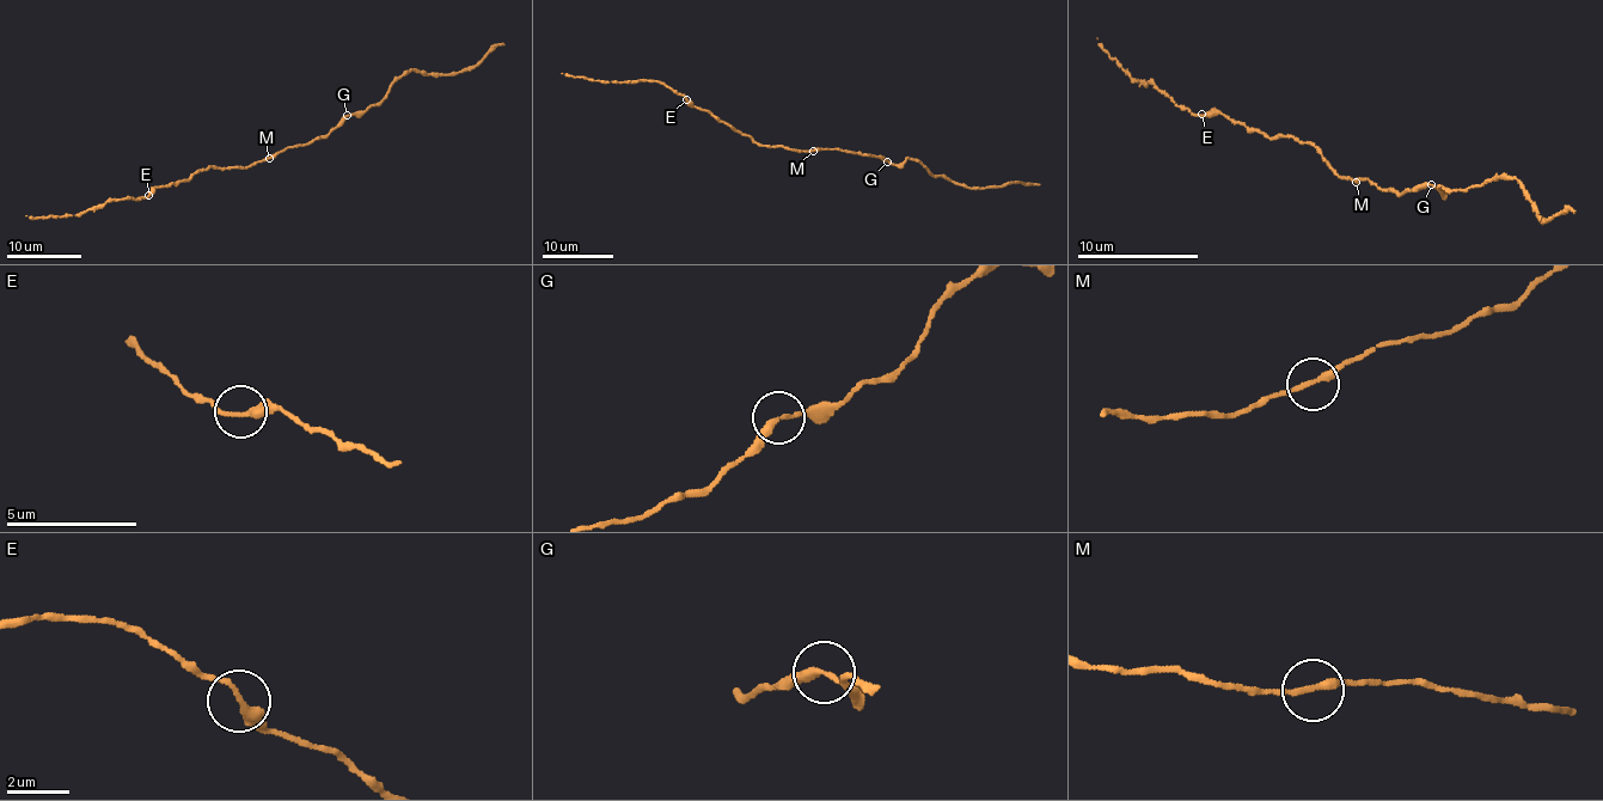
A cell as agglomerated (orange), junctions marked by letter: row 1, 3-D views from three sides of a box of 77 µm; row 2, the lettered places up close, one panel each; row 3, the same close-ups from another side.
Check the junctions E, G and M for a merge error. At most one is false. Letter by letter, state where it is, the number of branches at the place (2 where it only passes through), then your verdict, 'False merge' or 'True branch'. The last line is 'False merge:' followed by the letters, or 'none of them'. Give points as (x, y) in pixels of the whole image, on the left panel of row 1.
E: Place: (148, 195). Branches: 2. True branch
G: Place: (347, 115). Branches: 2. True branch
M: Place: (269, 158). Branches: 2. True branch
False merge: none of them

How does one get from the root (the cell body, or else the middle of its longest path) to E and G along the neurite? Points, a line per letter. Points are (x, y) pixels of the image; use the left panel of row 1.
E: (269, 157), (248, 167), (210, 166), (182, 182), (159, 185), (148, 195)
G: (269, 157), (288, 147), (326, 138), (347, 116)

